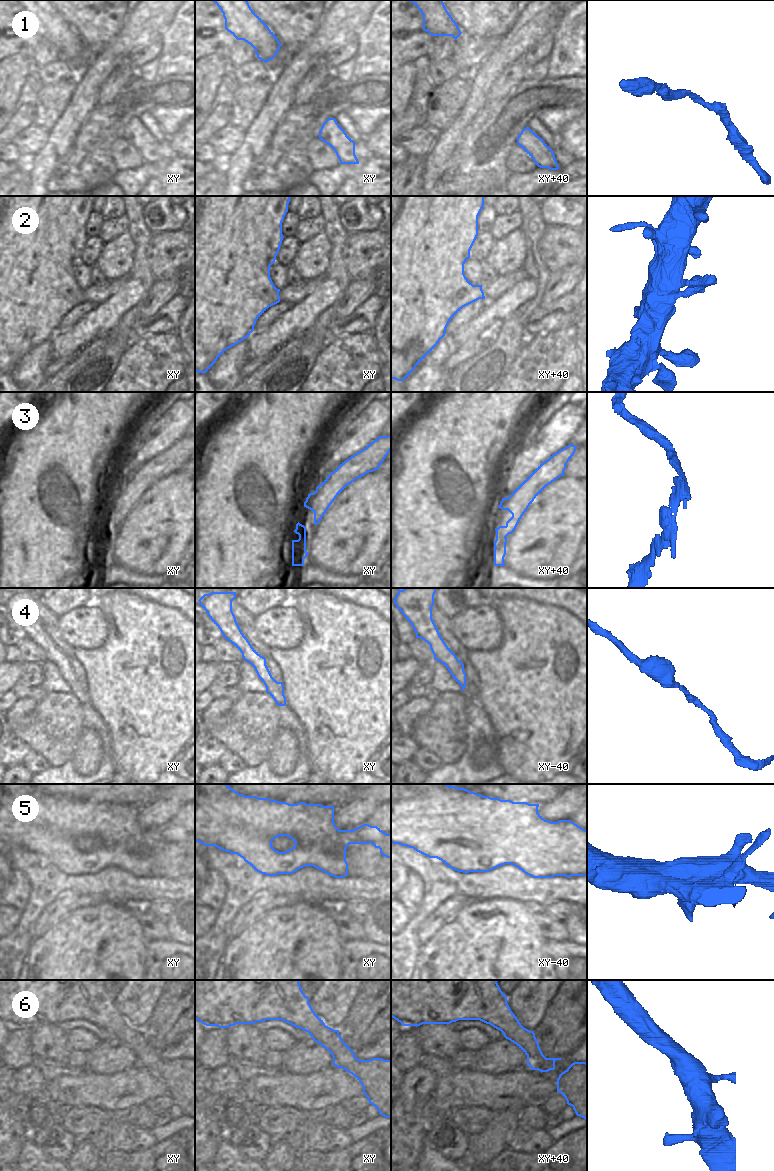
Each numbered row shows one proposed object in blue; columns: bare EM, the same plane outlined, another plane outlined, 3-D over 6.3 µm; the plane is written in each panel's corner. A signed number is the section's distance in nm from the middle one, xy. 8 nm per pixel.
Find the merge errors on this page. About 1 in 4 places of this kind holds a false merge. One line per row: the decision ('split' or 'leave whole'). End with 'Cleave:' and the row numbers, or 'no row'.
1: leave whole
2: leave whole
3: split
4: leave whole
5: leave whole
6: leave whole
Cleave: 3

